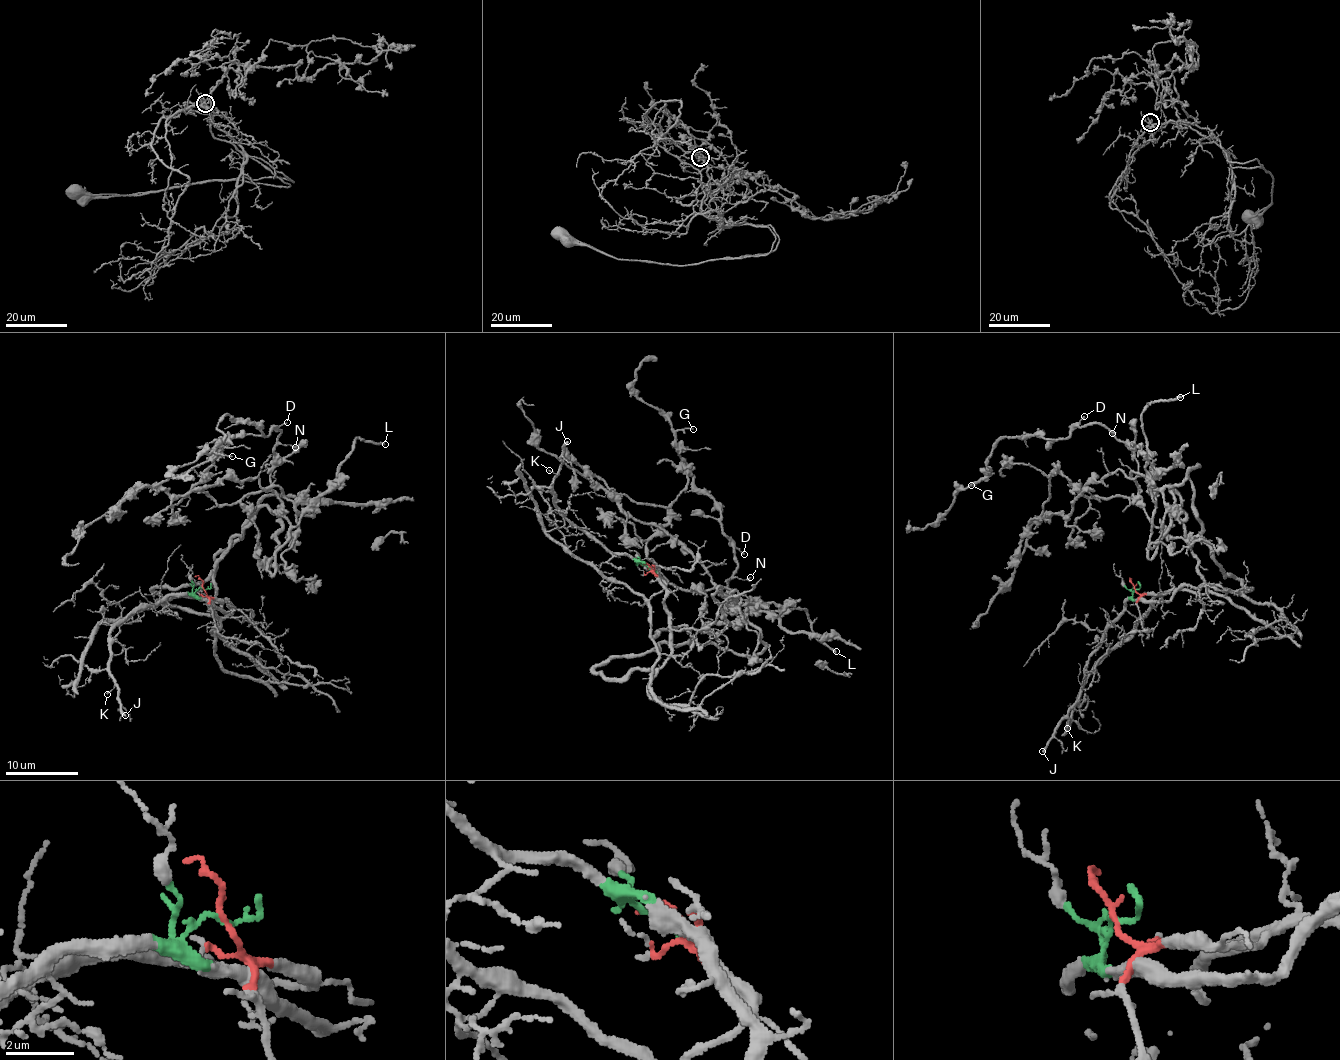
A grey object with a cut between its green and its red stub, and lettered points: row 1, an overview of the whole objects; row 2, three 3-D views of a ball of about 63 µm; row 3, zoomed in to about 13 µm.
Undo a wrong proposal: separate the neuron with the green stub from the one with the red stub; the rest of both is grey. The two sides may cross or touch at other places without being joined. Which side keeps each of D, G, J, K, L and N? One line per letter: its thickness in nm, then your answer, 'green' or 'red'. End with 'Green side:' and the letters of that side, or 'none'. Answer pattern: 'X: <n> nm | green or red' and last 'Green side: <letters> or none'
D: 140 nm | red
G: 130 nm | red
J: 280 nm | green
K: 120 nm | green
L: 240 nm | red
N: 170 nm | red
Green side: J, K

